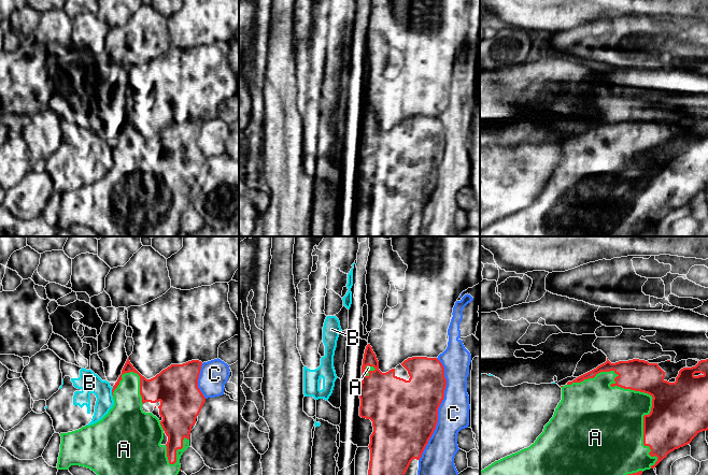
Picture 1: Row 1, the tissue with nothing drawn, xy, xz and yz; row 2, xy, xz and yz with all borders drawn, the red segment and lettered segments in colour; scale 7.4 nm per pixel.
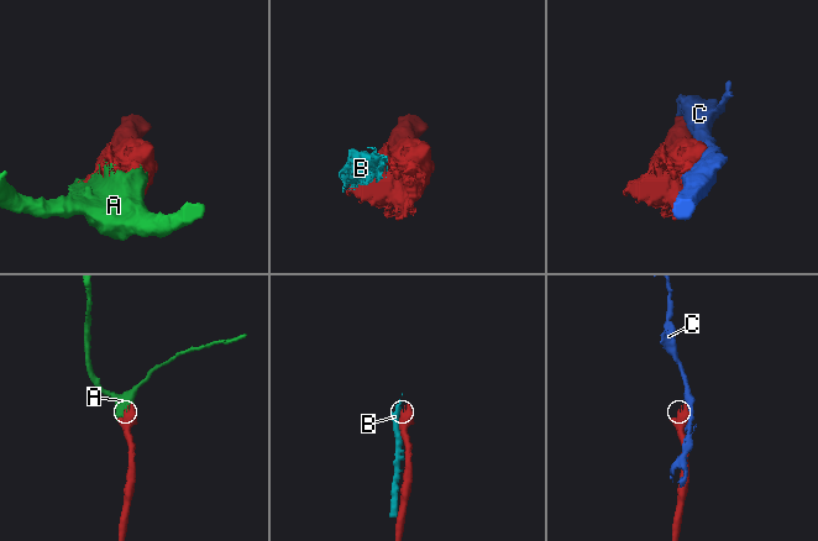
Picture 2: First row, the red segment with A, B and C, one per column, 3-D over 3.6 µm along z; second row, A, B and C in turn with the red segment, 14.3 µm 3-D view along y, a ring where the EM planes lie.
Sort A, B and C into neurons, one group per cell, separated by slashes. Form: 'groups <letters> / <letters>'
groups A / B / C

